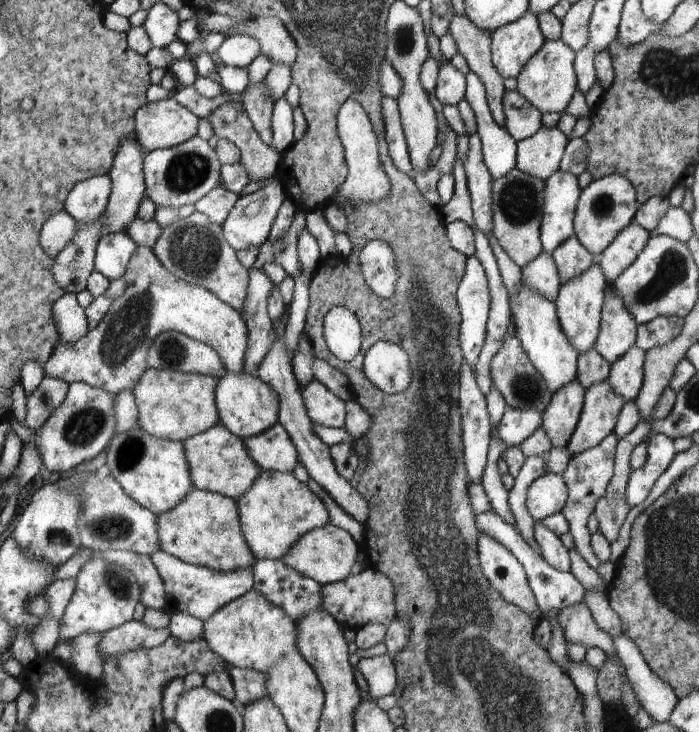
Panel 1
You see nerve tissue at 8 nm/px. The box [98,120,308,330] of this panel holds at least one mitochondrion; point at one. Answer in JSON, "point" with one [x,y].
{"point":[195,250]}

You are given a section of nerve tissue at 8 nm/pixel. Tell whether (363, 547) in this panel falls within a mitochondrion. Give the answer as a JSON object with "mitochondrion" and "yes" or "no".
{"mitochondrion":"no"}

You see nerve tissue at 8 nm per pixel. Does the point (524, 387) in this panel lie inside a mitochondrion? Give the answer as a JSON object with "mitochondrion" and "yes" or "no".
{"mitochondrion":"yes"}

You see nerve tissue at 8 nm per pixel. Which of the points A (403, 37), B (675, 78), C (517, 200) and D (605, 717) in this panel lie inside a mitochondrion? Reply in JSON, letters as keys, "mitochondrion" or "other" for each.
{"A":"mitochondrion","B":"mitochondrion","C":"mitochondrion","D":"other"}

